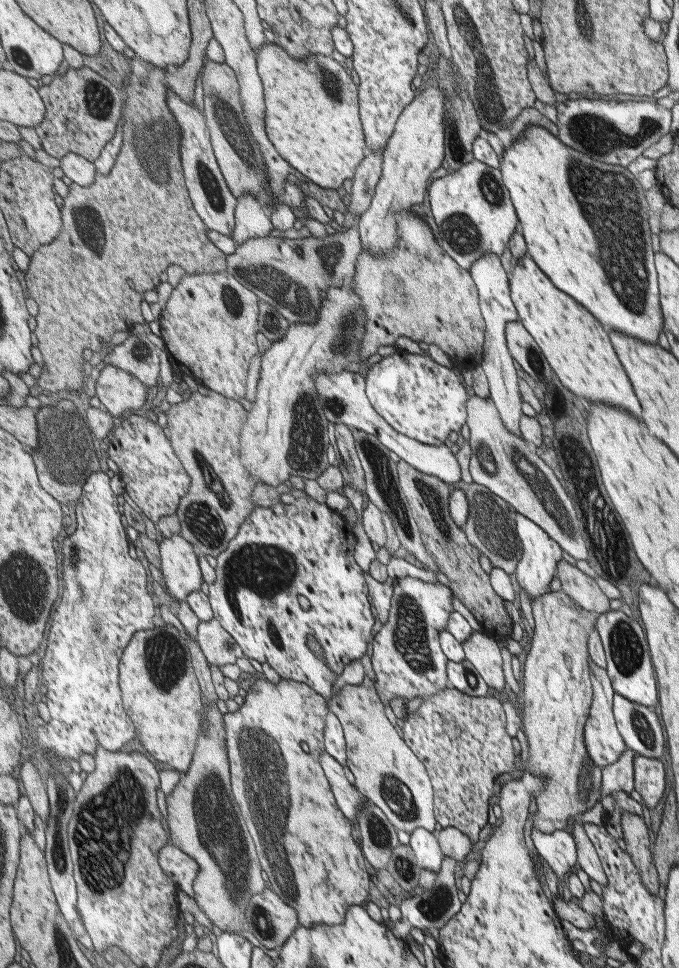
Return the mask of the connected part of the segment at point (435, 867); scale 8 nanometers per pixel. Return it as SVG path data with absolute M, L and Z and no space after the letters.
M417 829L415 833L410 835L409 845L412 846L416 858L424 869L435 874L441 871L441 865L447 857L441 850L436 833L429 832L426 829Z

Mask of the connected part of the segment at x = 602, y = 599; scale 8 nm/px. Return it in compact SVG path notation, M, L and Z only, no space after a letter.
M562 560L559 562L556 576L561 582L561 590L569 594L585 610L597 614L610 610L608 599L599 590L593 578L581 572L577 566Z

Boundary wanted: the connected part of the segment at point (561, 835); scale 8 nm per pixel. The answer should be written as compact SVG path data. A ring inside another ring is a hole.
M533 827L530 839L539 858L542 858L555 876L562 880L559 894L563 900L569 901L571 894L567 890L567 878L578 863L578 846L570 829L545 833Z

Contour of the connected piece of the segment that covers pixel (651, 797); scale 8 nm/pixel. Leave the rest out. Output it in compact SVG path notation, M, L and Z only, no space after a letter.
M636 755L632 760L633 788L647 808L655 807L663 794L663 764L658 759Z

